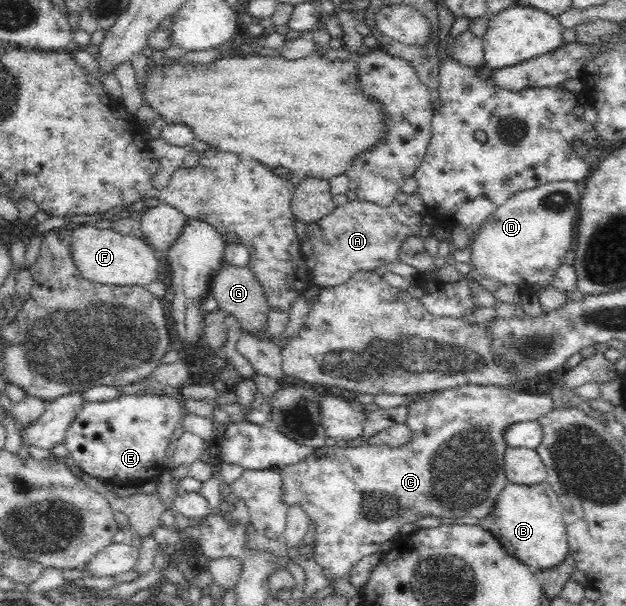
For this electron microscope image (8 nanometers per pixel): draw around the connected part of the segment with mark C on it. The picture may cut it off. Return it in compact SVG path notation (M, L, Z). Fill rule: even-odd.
M553 371L529 381L520 380L508 388L469 384L425 394L408 404L405 423L412 430L410 443L397 447L385 443L315 447L305 460L281 468L282 501L288 506L298 504L315 524L312 558L323 569L325 578L348 580L351 568L359 560L381 551L381 544L393 539L401 526L415 523L419 517L453 518L451 522L457 522L463 516L480 520L491 513L495 498L509 481L504 471L506 428L518 422L538 420L553 410L550 392L560 380L557 371Z

